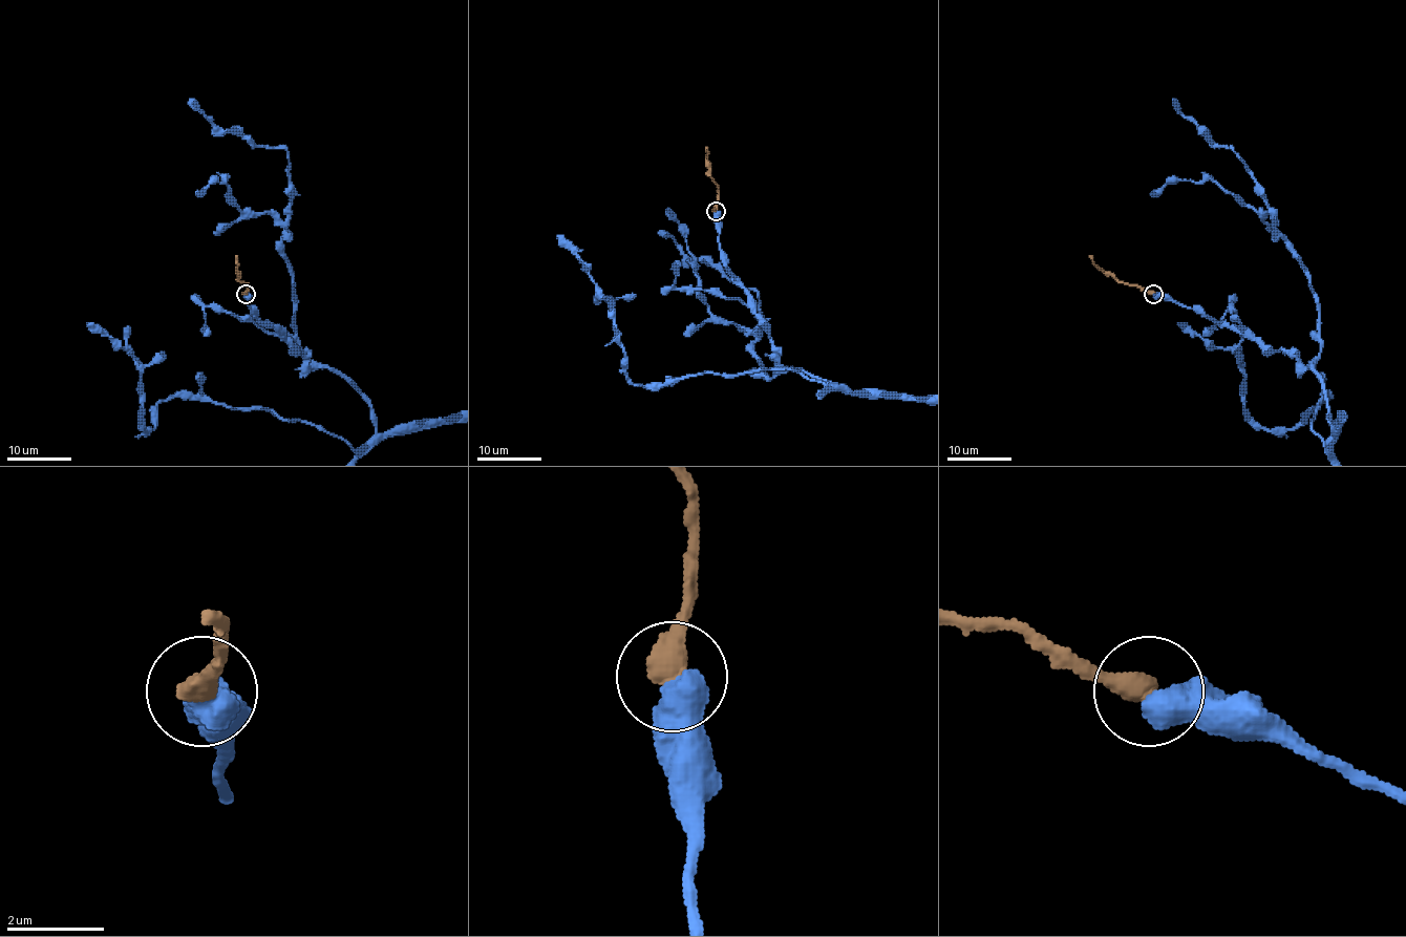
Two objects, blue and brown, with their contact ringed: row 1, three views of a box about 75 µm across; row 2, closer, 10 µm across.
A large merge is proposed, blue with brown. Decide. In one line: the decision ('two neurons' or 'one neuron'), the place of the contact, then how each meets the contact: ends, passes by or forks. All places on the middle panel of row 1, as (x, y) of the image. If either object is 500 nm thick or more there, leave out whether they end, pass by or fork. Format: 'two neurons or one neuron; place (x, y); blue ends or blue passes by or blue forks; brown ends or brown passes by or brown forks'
two neurons; place (716, 211)

